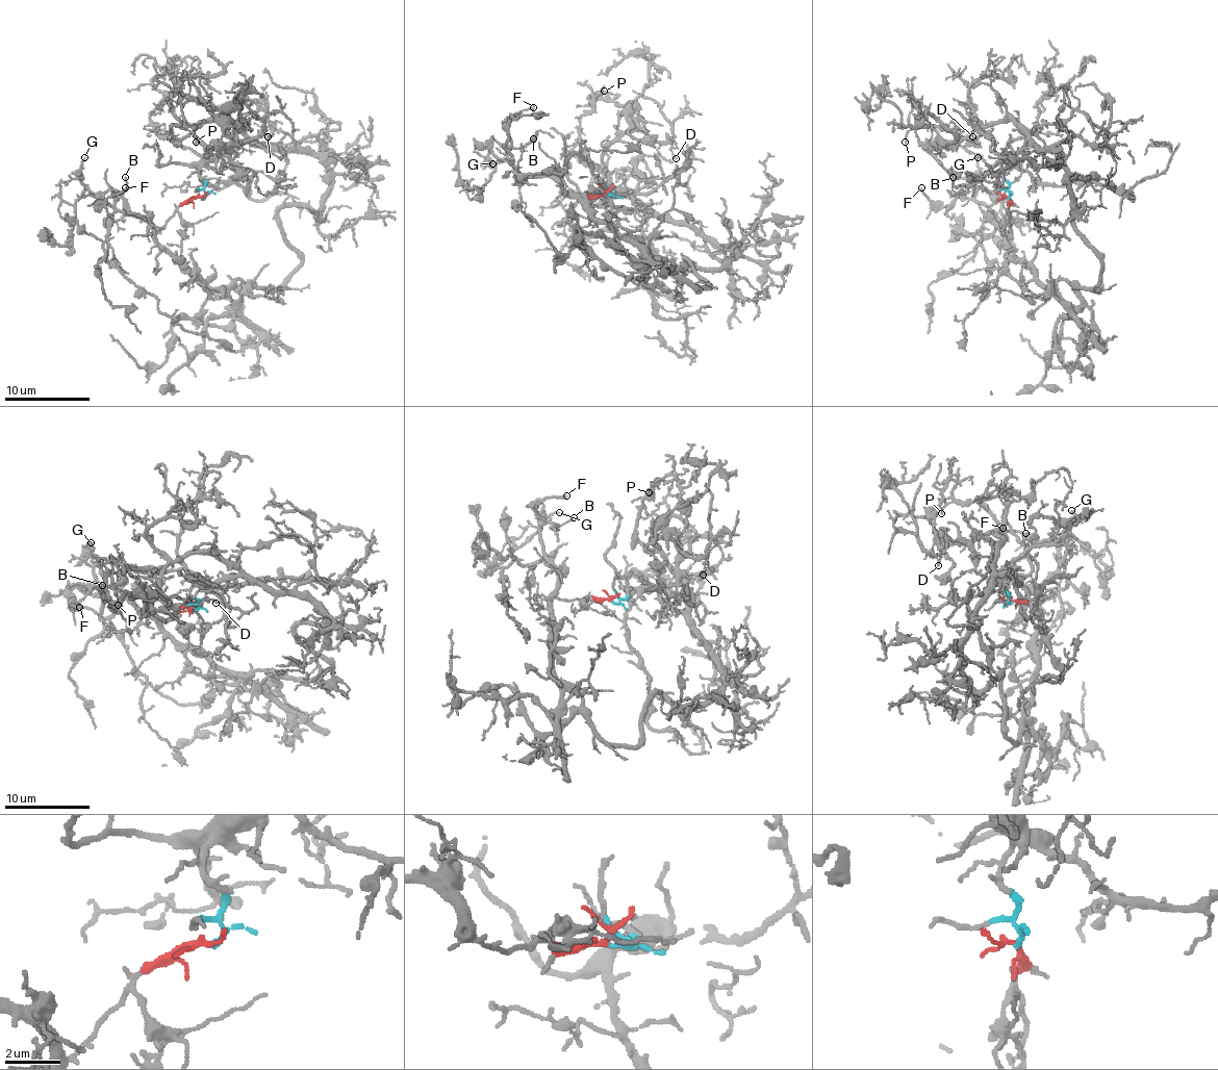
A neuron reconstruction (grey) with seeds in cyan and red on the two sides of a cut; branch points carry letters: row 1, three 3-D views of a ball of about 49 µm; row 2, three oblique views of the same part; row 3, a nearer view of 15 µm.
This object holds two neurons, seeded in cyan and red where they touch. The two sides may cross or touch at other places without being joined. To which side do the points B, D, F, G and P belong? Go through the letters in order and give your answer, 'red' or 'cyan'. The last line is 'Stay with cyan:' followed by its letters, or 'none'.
B: red
D: cyan
F: red
G: red
P: cyan
Stay with cyan: D, P

